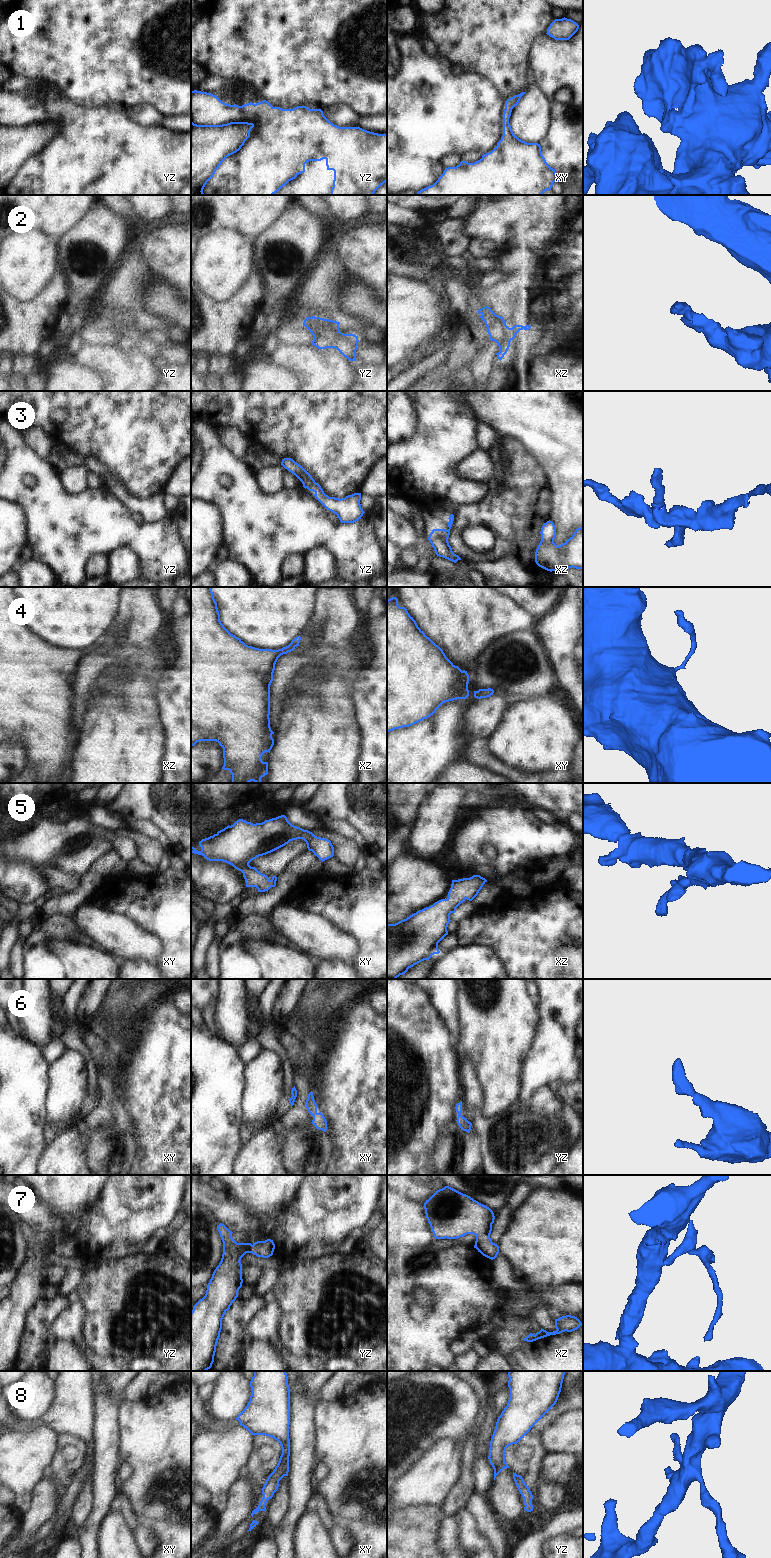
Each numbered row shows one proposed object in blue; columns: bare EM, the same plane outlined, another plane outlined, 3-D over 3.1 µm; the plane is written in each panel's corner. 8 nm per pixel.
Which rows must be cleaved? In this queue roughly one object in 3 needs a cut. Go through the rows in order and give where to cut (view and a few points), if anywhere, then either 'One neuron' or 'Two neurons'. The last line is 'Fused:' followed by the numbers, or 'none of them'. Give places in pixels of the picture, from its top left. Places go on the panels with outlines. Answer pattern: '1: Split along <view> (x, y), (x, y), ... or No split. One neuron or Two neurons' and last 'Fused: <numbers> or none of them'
1: No split. One neuron
2: No split. One neuron
3: No split. One neuron
4: No split. One neuron
5: No split. One neuron
6: No split. One neuron
7: No split. One neuron
8: No split. One neuron
Fused: none of them

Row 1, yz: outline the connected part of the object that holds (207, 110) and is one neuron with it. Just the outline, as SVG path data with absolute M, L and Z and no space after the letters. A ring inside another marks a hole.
M191 91L191 124L196 127L223 127L231 124L247 124L251 127L248 136L235 151L227 154L214 169L211 176L205 181L201 188L202 195L274 195L289 181L295 179L299 174L305 172L305 164L309 161L326 160L327 170L334 171L333 187L331 195L373 195L375 191L387 182L387 134L378 134L358 127L339 127L331 123L323 114L321 109L309 109L306 106L297 106L293 109L282 109L273 107L268 101L263 100L256 104L250 102L242 106L230 105L222 102L216 95L201 91Z

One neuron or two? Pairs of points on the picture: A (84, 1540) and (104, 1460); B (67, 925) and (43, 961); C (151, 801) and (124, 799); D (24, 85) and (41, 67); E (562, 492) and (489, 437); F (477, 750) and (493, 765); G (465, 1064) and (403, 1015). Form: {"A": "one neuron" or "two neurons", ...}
{"A": "one neuron", "B": "one neuron", "C": "one neuron", "D": "two neurons", "E": "two neurons", "F": "one neuron", "G": "two neurons"}

